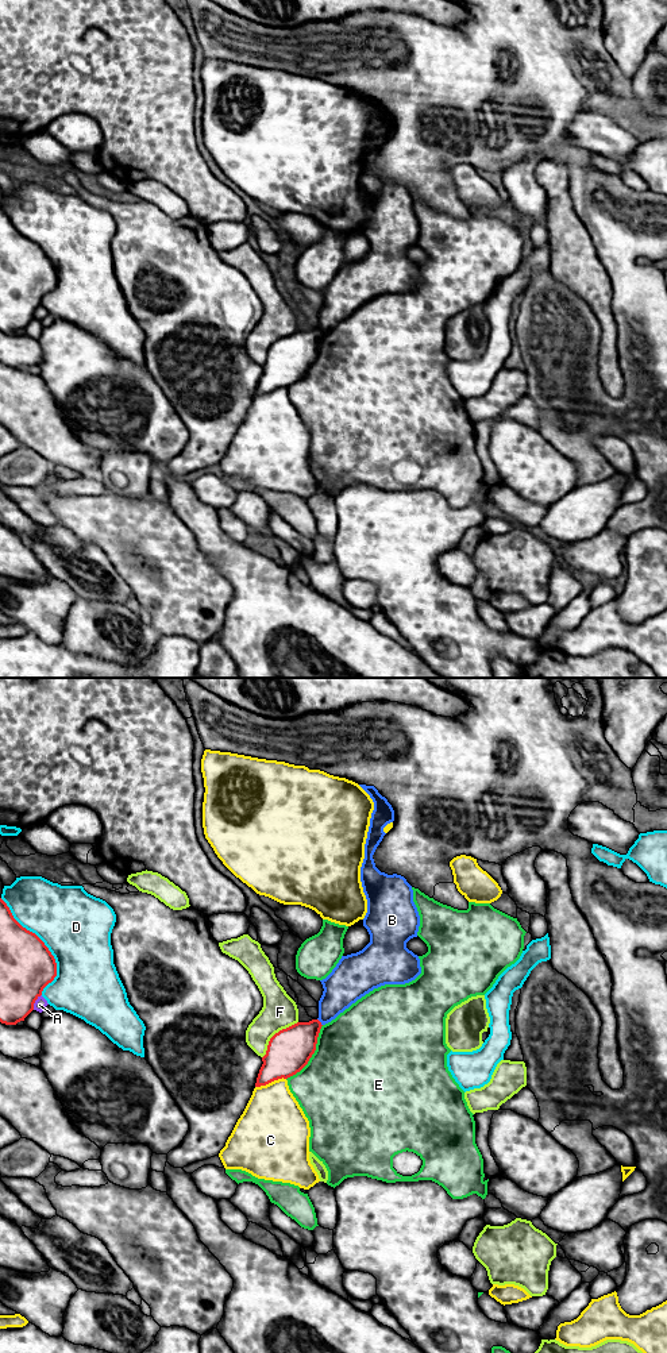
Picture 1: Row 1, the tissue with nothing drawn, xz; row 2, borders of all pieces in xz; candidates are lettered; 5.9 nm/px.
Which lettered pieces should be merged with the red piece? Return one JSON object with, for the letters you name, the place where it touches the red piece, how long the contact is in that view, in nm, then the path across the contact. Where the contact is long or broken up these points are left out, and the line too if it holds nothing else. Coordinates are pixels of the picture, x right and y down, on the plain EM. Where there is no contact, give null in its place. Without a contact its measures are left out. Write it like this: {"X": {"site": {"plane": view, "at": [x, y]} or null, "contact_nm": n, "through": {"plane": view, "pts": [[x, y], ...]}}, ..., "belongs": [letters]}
{"belongs": []}

